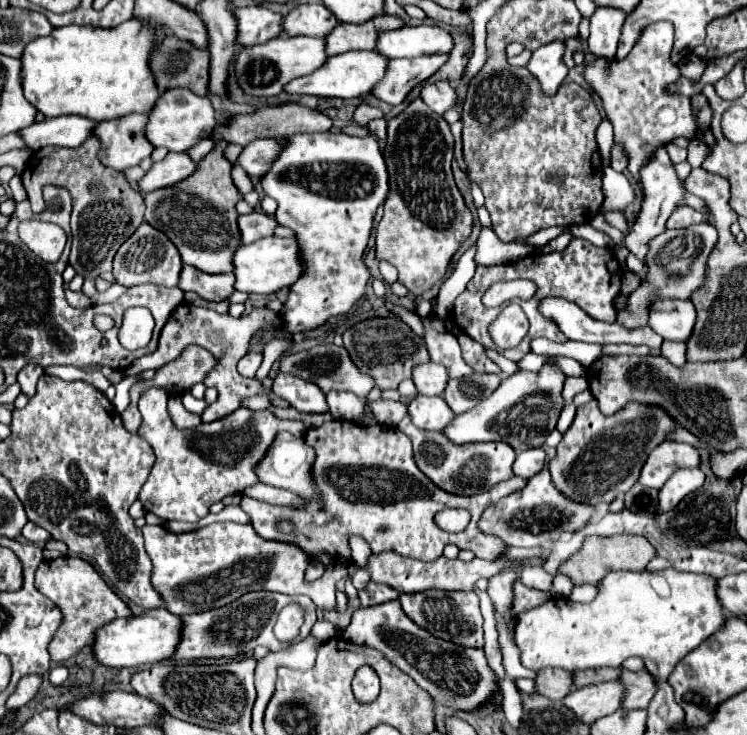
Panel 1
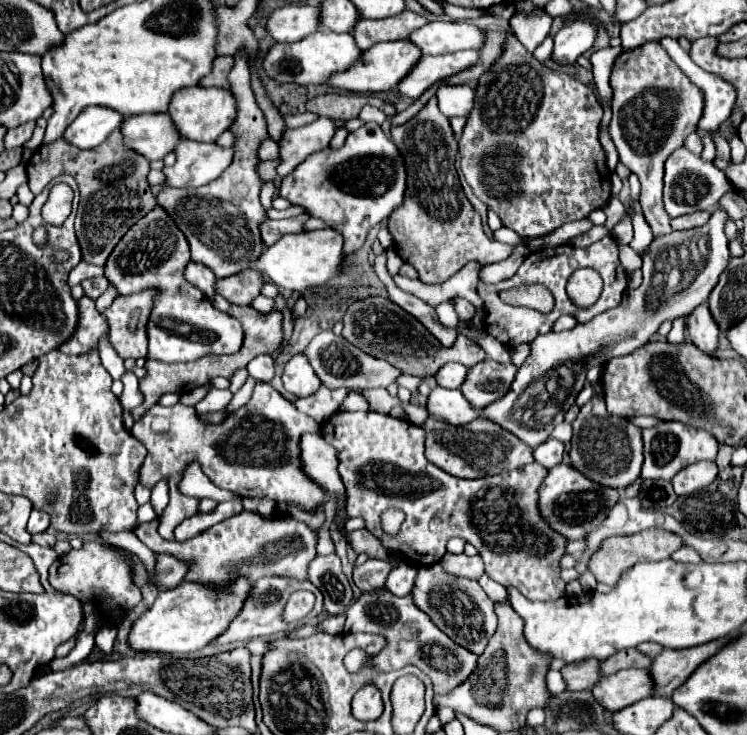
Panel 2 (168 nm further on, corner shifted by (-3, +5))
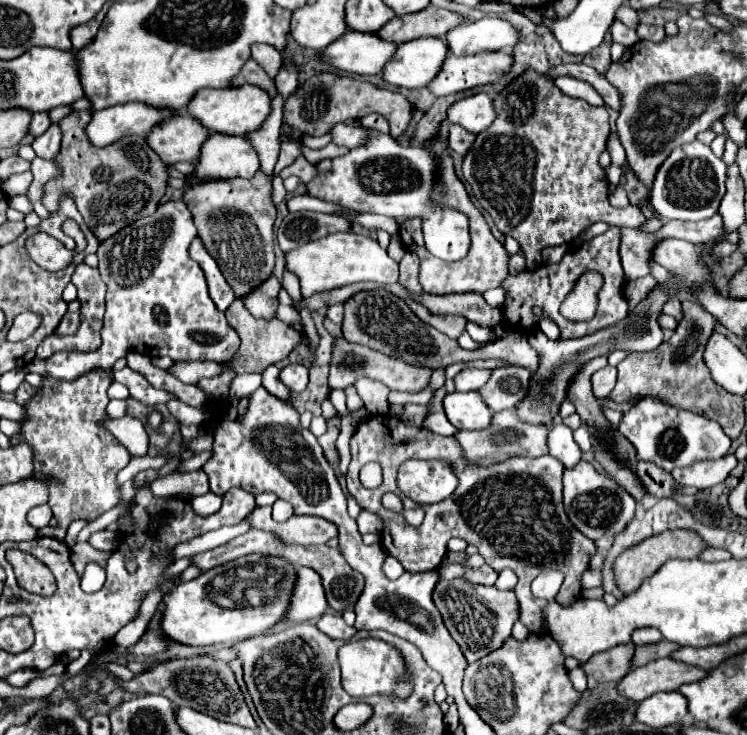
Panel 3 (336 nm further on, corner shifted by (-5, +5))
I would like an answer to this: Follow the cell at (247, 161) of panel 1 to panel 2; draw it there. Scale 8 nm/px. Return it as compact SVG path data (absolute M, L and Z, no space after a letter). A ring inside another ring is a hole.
M316 119L310 125L304 125L300 129L288 129L286 137L282 137L282 141L278 141L280 145L280 167L278 167L278 175L286 177L294 171L296 165L302 163L302 159L306 159L310 153L316 153L320 149L326 149L326 145L330 145L334 133L336 133L338 125L332 119Z

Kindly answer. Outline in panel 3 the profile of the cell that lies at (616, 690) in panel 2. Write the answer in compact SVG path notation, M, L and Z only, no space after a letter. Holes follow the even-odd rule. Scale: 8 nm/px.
M666 657L630 669L630 673L618 681L618 693L638 703L660 691L678 691L680 685L700 681L706 675L708 673L704 669L690 667Z

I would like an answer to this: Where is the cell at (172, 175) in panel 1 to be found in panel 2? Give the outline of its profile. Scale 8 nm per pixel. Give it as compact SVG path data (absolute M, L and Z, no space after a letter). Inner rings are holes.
M182 139L176 157L174 167L164 167L168 177L166 183L170 187L200 187L222 175L222 171L232 163L234 149Z

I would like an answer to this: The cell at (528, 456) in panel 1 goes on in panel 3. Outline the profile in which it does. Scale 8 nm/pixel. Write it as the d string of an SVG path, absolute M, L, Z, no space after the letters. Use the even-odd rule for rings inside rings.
M562 423L554 425L548 433L548 453L556 457L560 463L564 463L566 467L576 465L576 461L580 461L582 455L580 447L572 439L572 429L568 429Z

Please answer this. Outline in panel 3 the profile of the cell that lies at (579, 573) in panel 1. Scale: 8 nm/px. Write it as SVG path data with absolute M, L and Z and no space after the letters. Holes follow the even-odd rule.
M672 529L672 531L664 531L658 535L652 535L644 541L640 541L638 545L626 549L624 553L620 553L614 561L614 579L616 585L622 593L632 593L640 587L642 579L646 579L648 575L656 573L660 569L660 565L668 559L696 559L698 553L706 547L706 543L702 541L702 537L694 531L686 531L686 529Z

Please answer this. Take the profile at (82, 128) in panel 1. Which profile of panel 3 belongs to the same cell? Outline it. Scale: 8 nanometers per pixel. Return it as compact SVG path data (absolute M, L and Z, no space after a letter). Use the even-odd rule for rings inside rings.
M124 103L94 111L90 123L86 125L86 135L92 145L104 147L126 135L146 135L156 123L174 113L178 111L152 109L144 103Z

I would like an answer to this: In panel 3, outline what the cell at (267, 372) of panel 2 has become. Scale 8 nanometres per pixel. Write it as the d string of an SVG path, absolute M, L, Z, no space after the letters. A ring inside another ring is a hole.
M270 365L268 369L264 369L264 373L262 373L262 387L266 391L270 391L272 395L284 399L284 401L290 401L290 395L288 395L290 391L280 381L280 369L276 365Z

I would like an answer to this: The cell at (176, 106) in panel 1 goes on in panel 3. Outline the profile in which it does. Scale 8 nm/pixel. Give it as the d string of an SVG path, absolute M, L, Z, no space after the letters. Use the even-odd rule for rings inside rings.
M254 85L226 87L226 89L200 89L196 97L186 107L188 115L198 119L210 133L224 135L246 135L262 125L266 115L270 113L270 97L266 91L256 89Z

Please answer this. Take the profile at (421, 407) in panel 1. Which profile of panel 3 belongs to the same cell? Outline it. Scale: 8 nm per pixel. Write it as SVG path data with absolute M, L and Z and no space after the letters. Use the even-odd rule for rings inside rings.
M476 391L448 393L442 405L448 421L456 429L486 429L490 425L492 413Z

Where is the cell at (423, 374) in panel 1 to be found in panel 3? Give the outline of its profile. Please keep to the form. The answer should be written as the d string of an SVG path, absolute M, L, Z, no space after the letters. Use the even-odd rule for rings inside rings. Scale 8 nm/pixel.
M462 369L454 377L456 391L478 391L490 379L490 373L490 369Z

